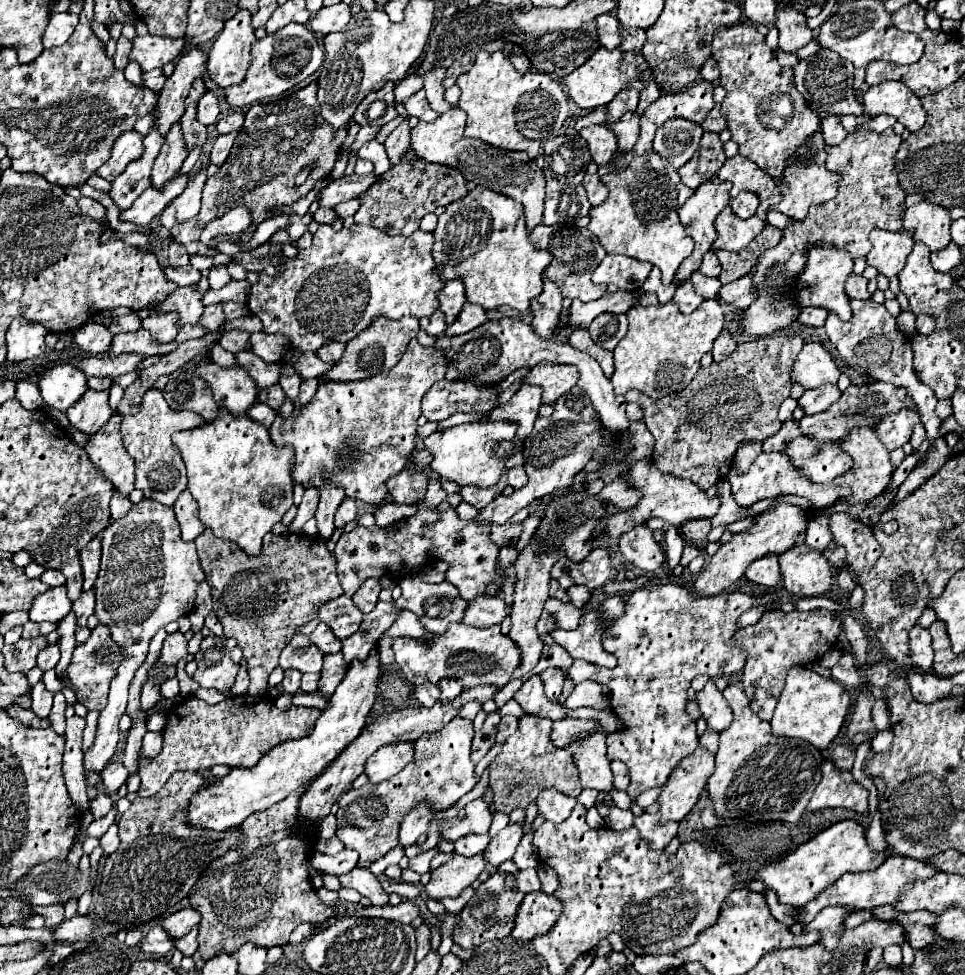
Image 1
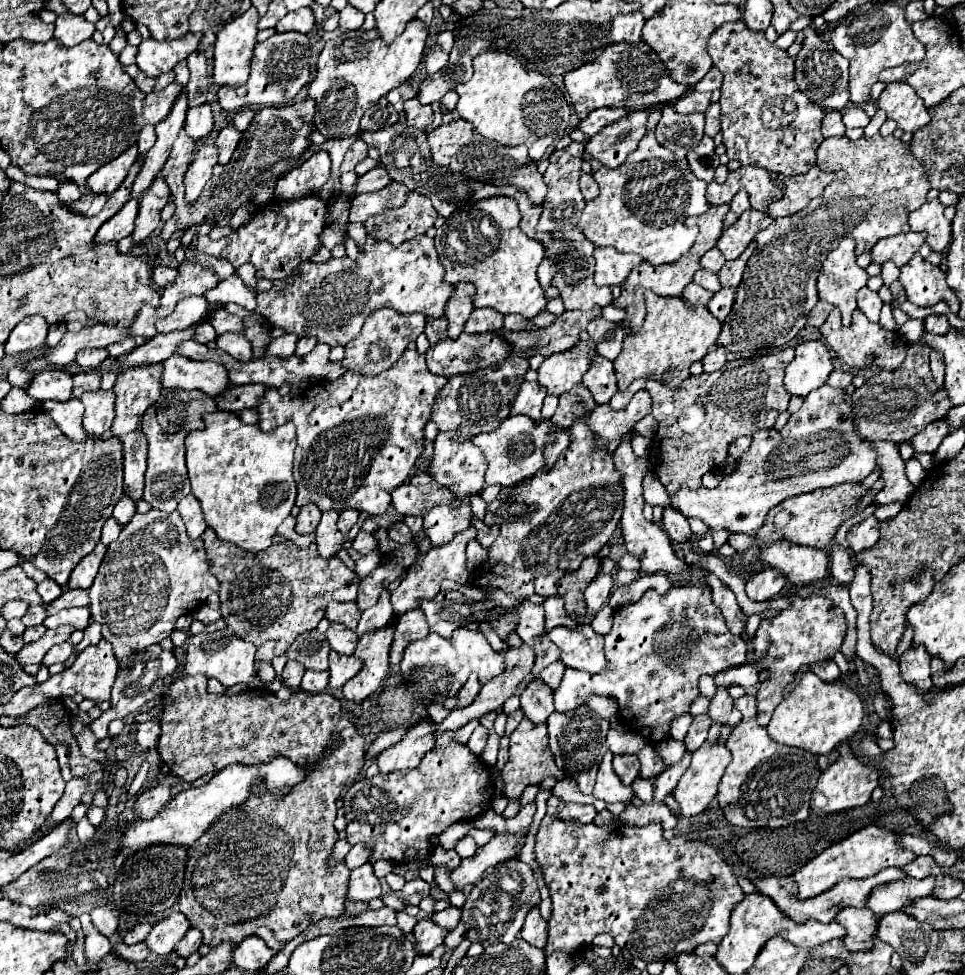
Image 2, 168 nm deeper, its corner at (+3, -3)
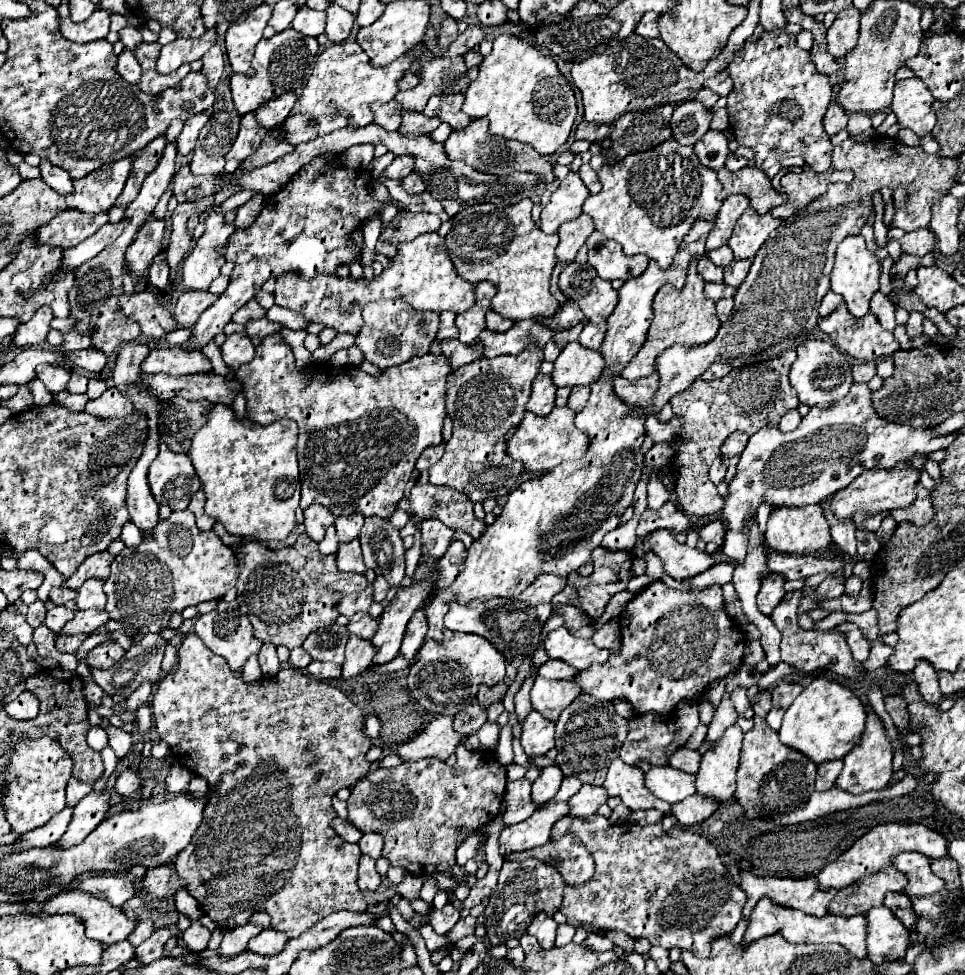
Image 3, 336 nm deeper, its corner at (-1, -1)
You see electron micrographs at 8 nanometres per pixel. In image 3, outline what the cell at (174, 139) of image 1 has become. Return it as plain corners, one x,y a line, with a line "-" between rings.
150,216
136,232
134,242
126,250
126,264
134,274
134,278
146,276
148,266
152,264
154,256
160,250
162,234
164,234
164,220
154,216

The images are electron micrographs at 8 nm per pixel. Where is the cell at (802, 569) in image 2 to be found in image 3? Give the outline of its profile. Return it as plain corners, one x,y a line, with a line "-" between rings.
820,506
808,508
776,508
772,512
768,528
764,532
766,550
794,556
816,556
830,546
830,526
824,518
824,510

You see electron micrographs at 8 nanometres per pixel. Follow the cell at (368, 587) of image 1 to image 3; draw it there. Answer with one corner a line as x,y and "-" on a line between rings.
376,576
372,588
374,588
374,602
382,602
388,594
388,582
382,576

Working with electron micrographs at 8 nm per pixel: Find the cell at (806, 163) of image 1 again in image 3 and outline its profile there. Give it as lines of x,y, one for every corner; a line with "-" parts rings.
829,168
826,172
818,173
808,170
808,172
786,172
782,176
782,194
786,194
786,202
778,208
772,210
774,218
788,218
792,216
794,210
804,208
810,204
814,198
826,192
826,186
834,182
850,183
854,174
850,170
837,171

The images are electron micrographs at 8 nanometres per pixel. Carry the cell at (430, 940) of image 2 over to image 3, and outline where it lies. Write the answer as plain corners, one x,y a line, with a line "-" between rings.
472,916
460,918
460,920
456,922
456,926
446,934
446,938
448,938
450,942
456,942
456,940
472,934
472,932
474,932
474,926
476,926
476,918
472,918

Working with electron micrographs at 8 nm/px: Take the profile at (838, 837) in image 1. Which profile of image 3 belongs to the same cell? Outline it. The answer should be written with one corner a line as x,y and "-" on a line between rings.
892,822
892,824
880,824
876,828
872,828
870,832
866,832
860,840
856,840
844,854
838,856
838,860
830,862
826,868
822,868
814,878
818,882
818,888
820,890
828,890
828,888
844,888
852,882
858,882
866,876
872,876
872,874
878,874
886,868
892,866
892,858
906,852
906,850
912,850
912,852
920,852
928,858
942,858
946,856
946,840
922,826
922,824
900,824
900,822

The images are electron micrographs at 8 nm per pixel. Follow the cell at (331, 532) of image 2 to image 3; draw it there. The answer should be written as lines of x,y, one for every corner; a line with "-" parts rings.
354,538
354,540
346,542
346,544
338,544
336,566
342,572
358,572
358,574
366,572
364,558
362,558
362,548
360,548
358,538

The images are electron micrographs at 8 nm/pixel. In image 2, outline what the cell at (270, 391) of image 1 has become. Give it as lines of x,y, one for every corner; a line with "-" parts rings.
264,384
232,386
226,390
226,394
220,394
220,398
214,398
214,402
220,410
240,412
244,408
256,408
264,398
264,392
266,392

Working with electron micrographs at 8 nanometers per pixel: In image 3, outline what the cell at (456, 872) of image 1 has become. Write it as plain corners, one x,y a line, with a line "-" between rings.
568,802
544,804
528,820
506,826
500,834
500,854
508,858
512,852
528,852
536,846
542,846
550,838
552,824
568,814

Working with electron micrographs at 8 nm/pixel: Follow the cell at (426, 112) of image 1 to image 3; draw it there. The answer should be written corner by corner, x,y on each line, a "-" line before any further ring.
404,110
402,112
402,132
408,134
430,134
434,128
438,128
440,120
436,118
428,118
422,112
412,112
412,110

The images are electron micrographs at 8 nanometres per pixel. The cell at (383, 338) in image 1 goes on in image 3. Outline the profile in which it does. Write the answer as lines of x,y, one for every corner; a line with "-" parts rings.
378,300
364,308
364,326
356,336
356,346
362,350
364,360
386,370
392,366
410,360
412,356
422,356
428,352
432,340
436,338
438,330
438,314
436,312
418,312
404,300

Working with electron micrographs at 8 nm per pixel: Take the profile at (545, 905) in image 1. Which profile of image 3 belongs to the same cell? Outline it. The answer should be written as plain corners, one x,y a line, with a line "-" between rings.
540,912
540,914
534,916
532,924
528,926
528,934
536,936
538,942
540,942
540,946
542,946
544,950
548,950
548,948
554,946
556,928
558,928
558,924
556,924
546,912

